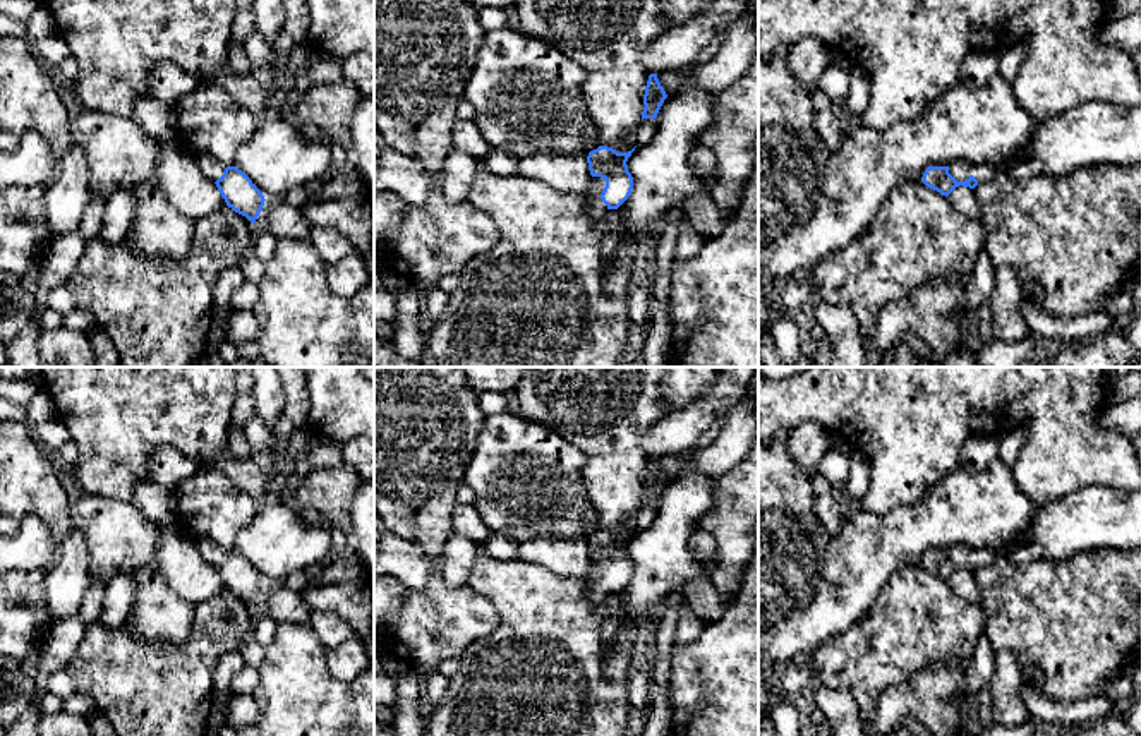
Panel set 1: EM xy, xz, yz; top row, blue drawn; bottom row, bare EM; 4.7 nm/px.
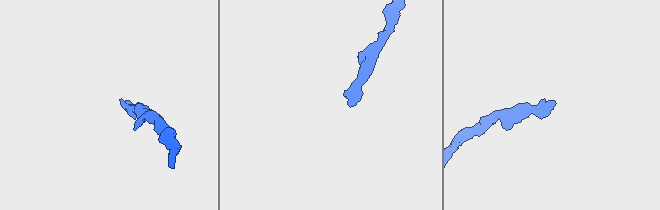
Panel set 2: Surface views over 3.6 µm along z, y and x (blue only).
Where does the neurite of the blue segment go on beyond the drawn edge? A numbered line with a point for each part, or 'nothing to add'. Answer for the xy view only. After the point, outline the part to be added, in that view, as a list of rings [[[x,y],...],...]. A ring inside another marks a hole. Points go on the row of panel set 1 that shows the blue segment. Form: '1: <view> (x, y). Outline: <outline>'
1: xy (213, 170). Outline: [[[194,154],[196,163],[201,170],[201,173],[211,180],[216,182],[218,178],[221,178],[225,166],[221,163],[218,163],[214,158],[208,156],[208,154]]]

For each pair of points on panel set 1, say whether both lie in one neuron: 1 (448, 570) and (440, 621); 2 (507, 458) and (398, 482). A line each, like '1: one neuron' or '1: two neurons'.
1: two neurons
2: two neurons

